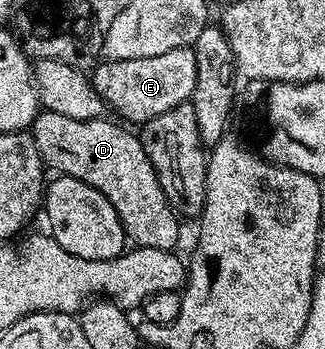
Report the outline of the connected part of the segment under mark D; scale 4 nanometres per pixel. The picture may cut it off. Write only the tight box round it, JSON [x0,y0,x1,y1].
[31,109,178,251]

